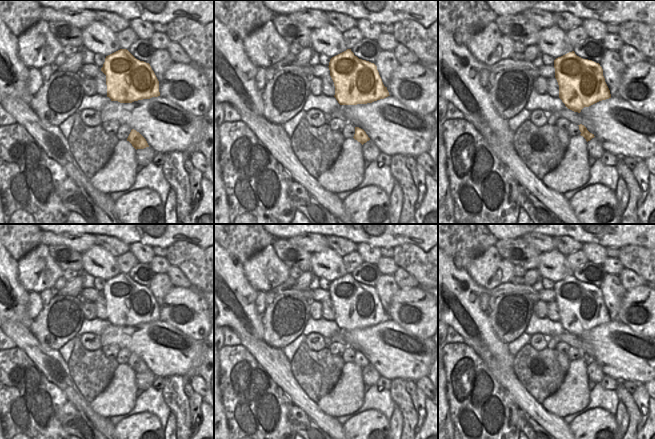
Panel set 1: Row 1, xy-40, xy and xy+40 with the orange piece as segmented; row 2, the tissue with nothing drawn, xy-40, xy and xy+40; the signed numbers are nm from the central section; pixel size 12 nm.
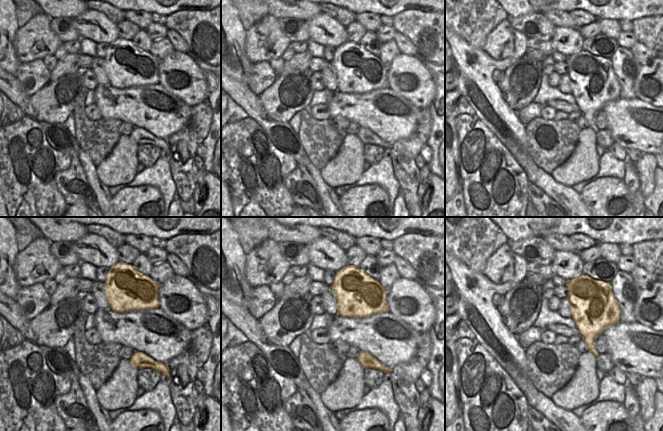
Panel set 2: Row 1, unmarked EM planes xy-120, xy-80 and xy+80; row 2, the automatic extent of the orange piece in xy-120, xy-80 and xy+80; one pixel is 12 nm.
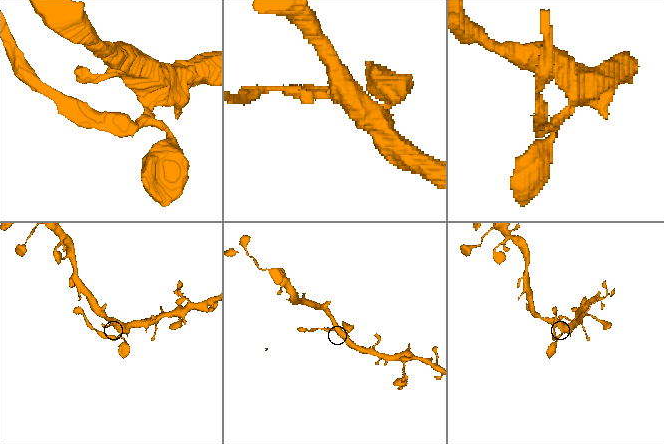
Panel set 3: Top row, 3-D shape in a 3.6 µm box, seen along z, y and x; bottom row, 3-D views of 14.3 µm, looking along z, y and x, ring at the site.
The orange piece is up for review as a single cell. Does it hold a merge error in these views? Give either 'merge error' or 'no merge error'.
merge error

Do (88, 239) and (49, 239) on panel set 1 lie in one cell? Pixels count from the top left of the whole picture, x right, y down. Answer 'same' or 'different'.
same

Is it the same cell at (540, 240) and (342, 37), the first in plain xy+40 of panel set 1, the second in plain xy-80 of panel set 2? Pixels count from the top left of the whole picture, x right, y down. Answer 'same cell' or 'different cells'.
different cells

